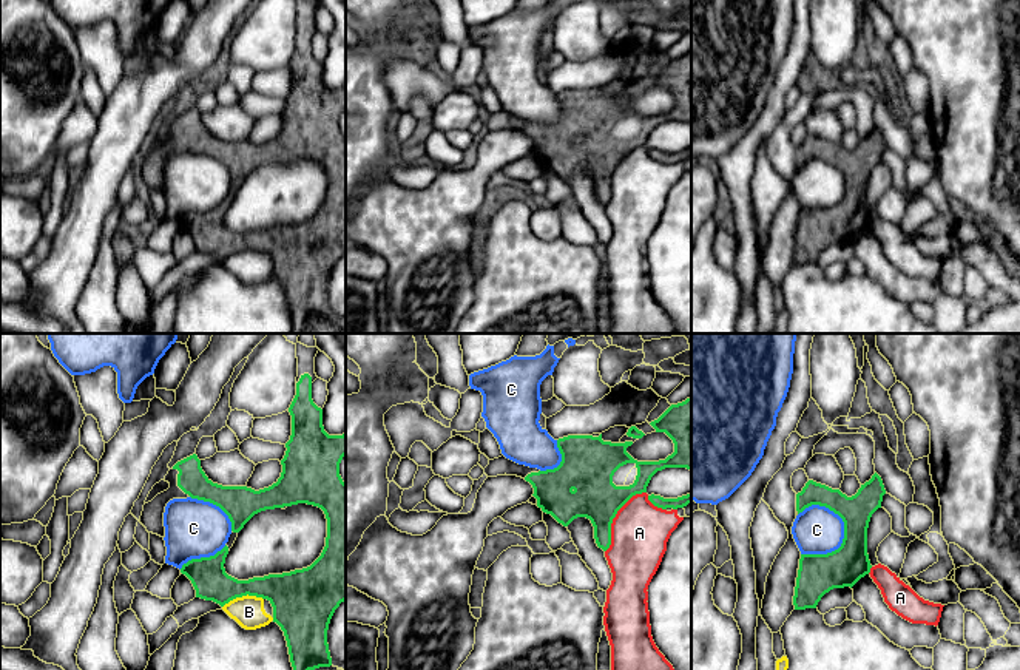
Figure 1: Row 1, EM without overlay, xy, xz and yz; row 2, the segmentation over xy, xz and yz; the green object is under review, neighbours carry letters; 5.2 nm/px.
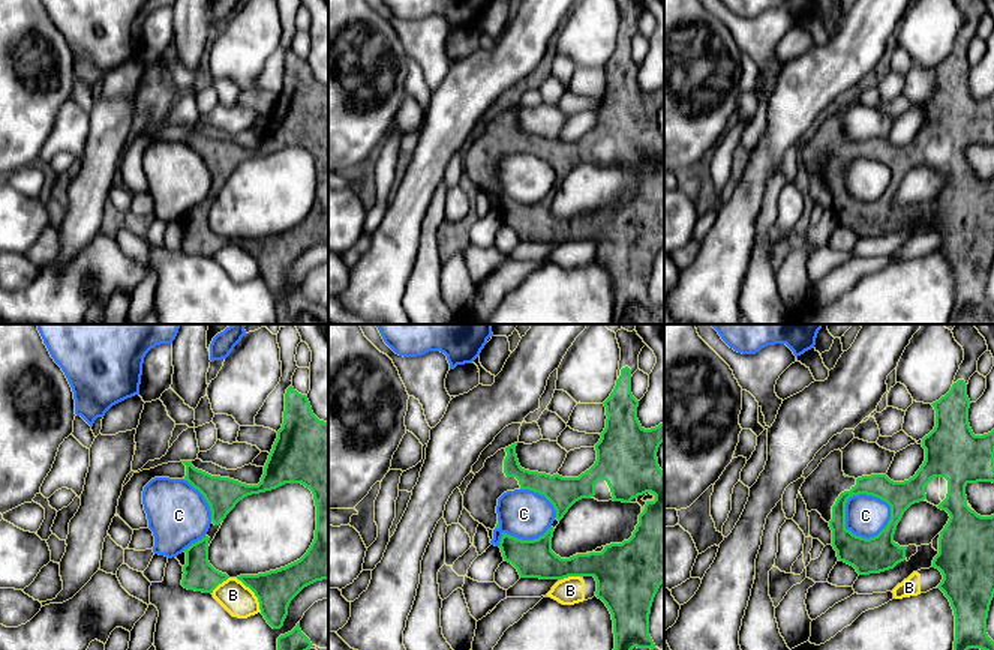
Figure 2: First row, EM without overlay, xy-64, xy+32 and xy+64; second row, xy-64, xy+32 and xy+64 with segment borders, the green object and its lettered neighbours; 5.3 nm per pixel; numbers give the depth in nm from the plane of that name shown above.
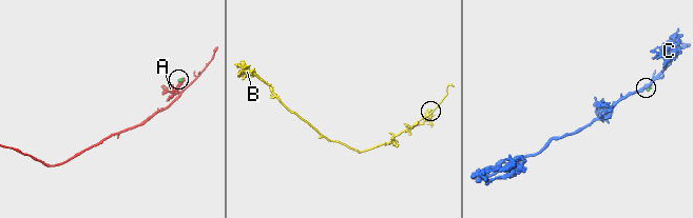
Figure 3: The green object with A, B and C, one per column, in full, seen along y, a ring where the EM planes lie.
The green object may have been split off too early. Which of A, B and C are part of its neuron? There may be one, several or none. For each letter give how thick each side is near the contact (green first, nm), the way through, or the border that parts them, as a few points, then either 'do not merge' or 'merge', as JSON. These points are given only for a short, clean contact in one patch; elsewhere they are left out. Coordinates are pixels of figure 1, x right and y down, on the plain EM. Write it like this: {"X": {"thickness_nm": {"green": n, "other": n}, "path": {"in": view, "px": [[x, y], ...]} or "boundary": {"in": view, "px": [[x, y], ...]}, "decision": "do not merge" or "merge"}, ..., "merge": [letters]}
{"A": {"thickness_nm": {"green": 240, "other": 300}, "decision": "do not merge"}, "B": {"thickness_nm": {"green": 220, "other": 160}, "decision": "do not merge"}, "C": {"thickness_nm": {"green": 200, "other": 240}, "decision": "do not merge"}, "merge": []}

